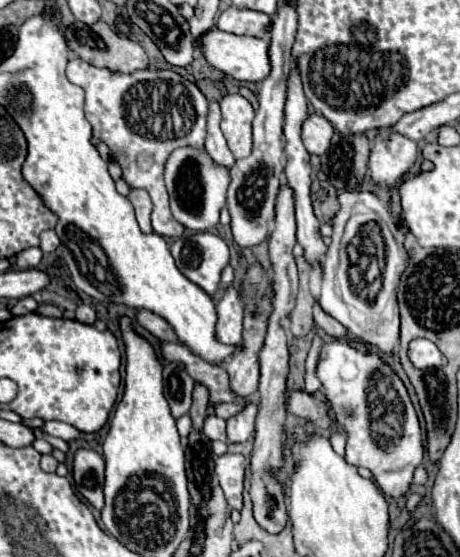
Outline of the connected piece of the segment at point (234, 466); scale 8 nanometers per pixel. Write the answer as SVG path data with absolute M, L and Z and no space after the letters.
M222 454L214 462L216 476L220 480L220 488L228 504L236 510L242 510L242 486L244 486L244 456L242 454Z

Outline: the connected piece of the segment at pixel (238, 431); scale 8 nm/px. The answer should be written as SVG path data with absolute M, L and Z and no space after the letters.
M248 404L244 412L240 412L236 418L228 420L228 442L240 444L252 438L254 434L254 420L256 420L256 404Z

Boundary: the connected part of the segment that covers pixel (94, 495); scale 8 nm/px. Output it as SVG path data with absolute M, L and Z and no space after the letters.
M80 448L74 454L72 466L74 466L72 476L74 476L76 490L96 510L102 510L102 506L104 506L104 494L102 494L102 486L104 486L104 458L98 452L94 452L94 450Z

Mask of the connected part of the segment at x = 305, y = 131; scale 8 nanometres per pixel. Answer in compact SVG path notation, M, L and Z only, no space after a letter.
M310 114L306 118L302 126L302 142L310 154L322 156L328 150L332 136L334 136L334 128L324 116Z

